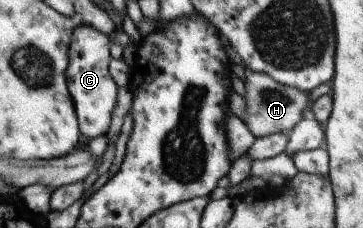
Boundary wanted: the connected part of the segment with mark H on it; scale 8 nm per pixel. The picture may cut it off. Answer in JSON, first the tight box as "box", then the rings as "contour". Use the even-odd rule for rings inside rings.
{"box":[242,72,308,138],"contour":[[[263,72],[254,73],[254,75],[248,77],[246,96],[242,97],[246,101],[244,123],[256,138],[281,132],[290,133],[306,117],[302,116],[302,109],[304,109],[304,105],[308,101],[308,92],[302,92],[297,88],[280,84]]]}

